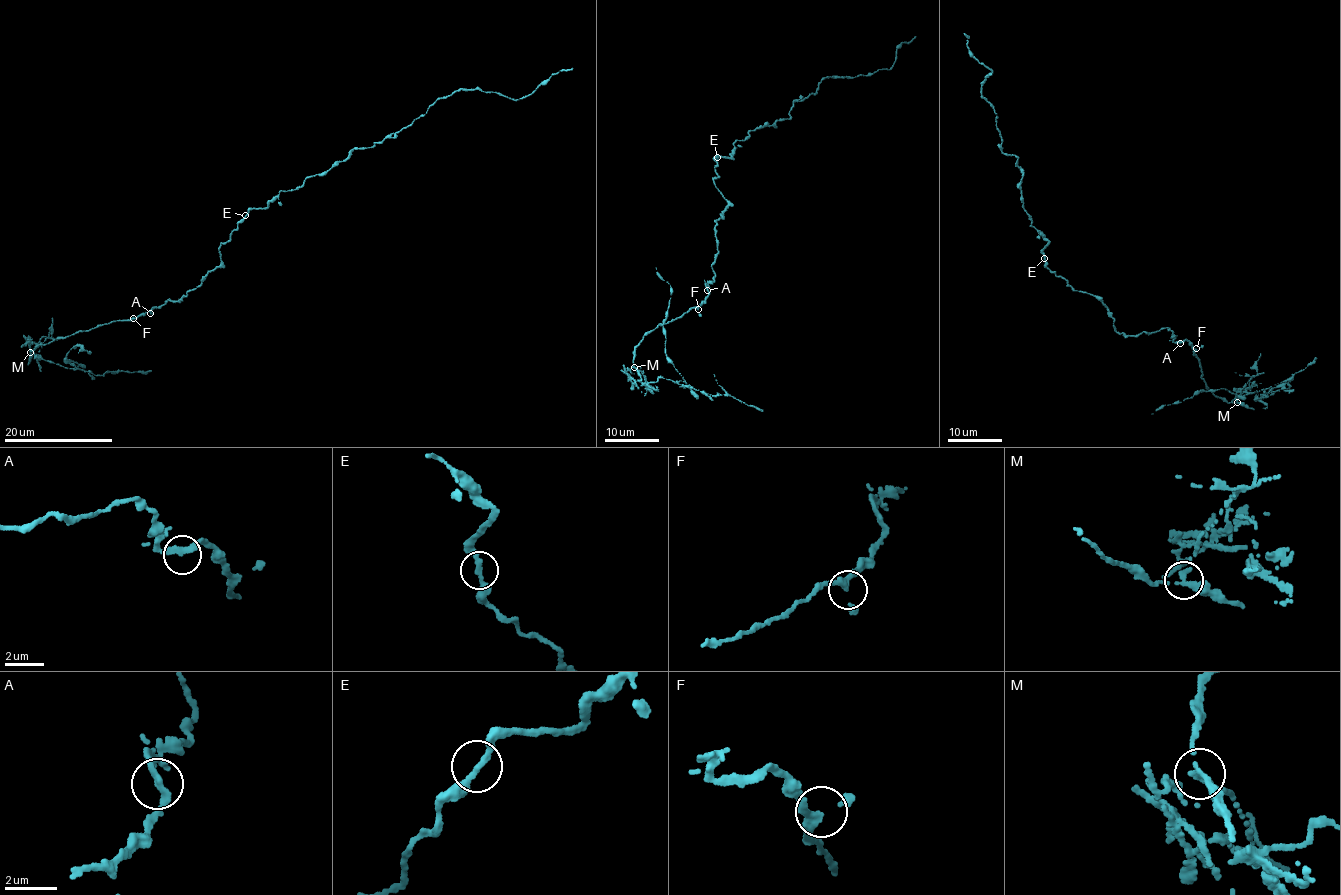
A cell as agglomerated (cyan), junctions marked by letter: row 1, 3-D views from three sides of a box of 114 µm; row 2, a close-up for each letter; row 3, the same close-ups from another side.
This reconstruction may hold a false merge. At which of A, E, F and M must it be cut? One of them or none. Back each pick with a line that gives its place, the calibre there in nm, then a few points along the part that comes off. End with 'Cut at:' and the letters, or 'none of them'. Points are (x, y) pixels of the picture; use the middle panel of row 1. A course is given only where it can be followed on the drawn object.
M: place (634, 367); calibre 240 nm; course (635, 367), (646, 386), (663, 377), (688, 385), (666, 357), (662, 320), (671, 289), (660, 279), (656, 267)
Cut at: M

